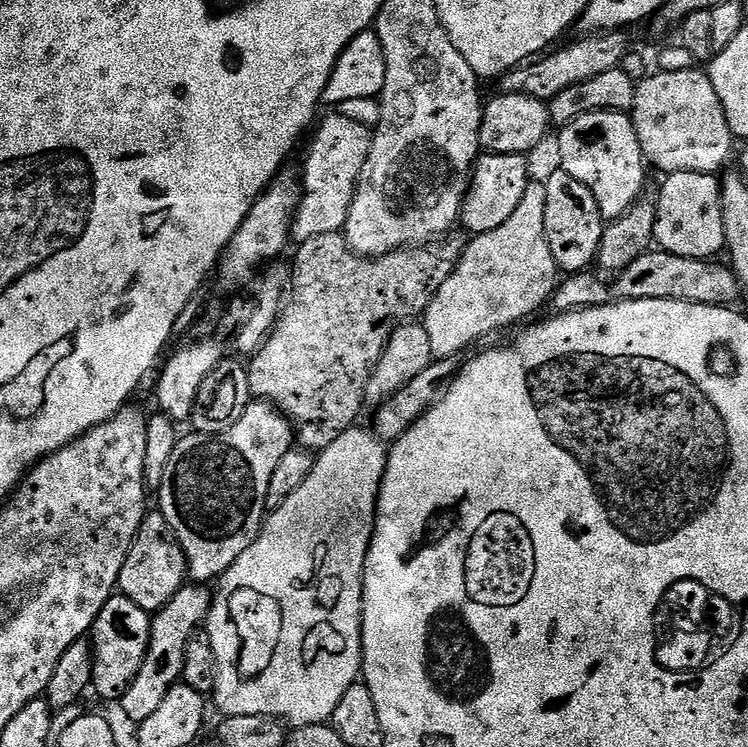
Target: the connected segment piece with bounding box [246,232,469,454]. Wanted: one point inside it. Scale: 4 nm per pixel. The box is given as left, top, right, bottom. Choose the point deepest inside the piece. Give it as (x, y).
(341, 308)

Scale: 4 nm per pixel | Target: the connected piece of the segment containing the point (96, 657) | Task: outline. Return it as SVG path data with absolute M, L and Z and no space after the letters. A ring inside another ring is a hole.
M114 594L108 599L106 606L102 606L90 633L90 643L92 645L91 691L93 693L97 692L102 699L106 700L105 702L119 701L120 697L126 694L130 682L134 682L134 678L146 658L151 629L152 616L146 610L142 610L142 606L137 606L135 602L130 602L130 598L119 594Z

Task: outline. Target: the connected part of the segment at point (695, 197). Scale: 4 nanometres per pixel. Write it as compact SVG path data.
M673 172L663 177L664 185L654 196L656 221L654 240L659 251L678 254L678 258L698 258L712 260L725 251L724 231L722 230L722 206L720 205L720 180L710 172Z

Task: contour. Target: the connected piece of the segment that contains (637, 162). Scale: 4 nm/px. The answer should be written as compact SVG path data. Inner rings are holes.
M591 112L590 114L582 114L578 118L574 118L568 124L563 125L559 129L560 132L560 164L559 167L566 174L570 174L570 178L578 178L578 182L582 182L582 186L586 186L586 190L590 190L594 194L594 202L598 202L598 210L604 215L605 221L611 222L617 220L622 214L626 214L626 210L630 210L636 205L637 200L645 195L644 192L644 168L646 169L646 161L644 151L638 142L638 134L632 125L631 115L627 112Z

